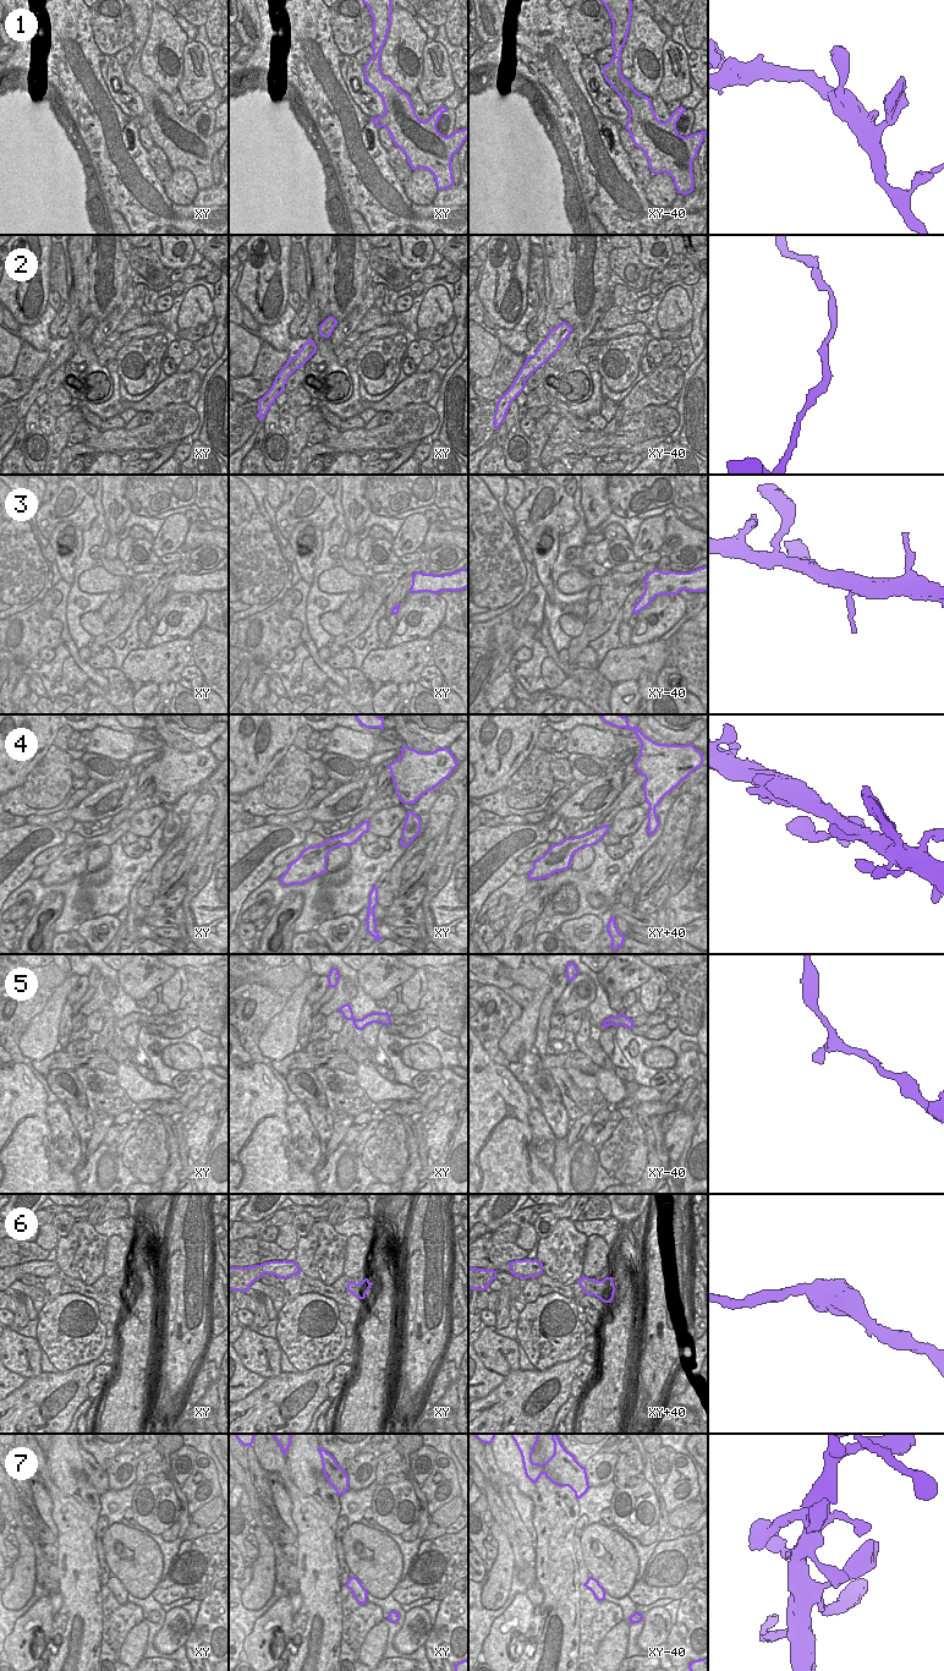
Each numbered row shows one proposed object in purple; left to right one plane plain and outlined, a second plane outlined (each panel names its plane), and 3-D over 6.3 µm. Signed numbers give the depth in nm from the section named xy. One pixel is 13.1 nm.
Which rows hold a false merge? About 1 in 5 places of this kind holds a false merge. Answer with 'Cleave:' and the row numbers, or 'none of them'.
Cleave: none of them

